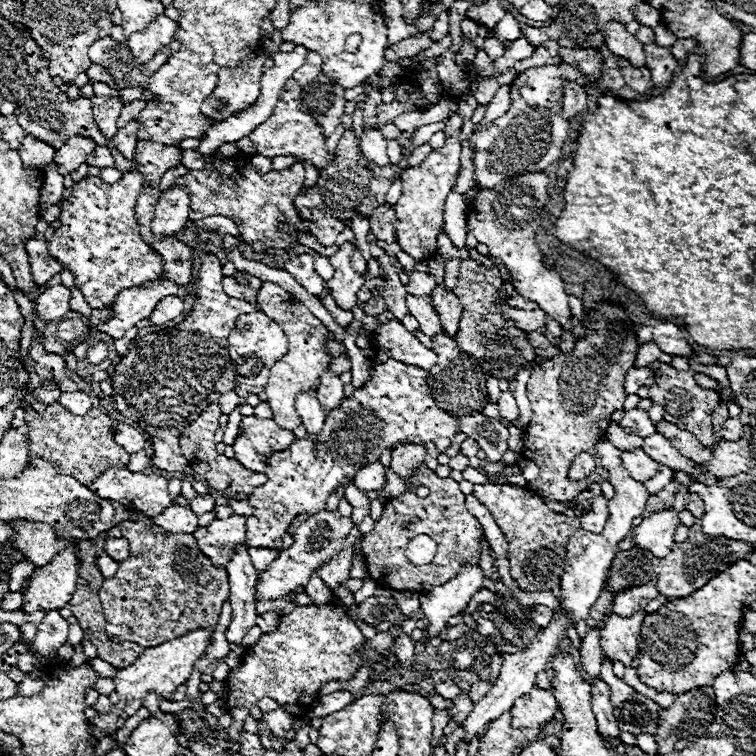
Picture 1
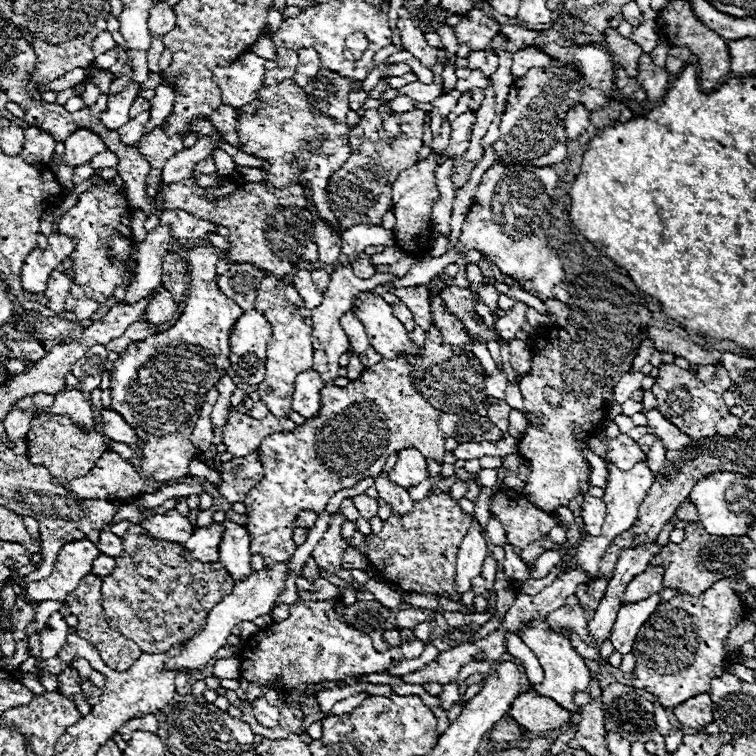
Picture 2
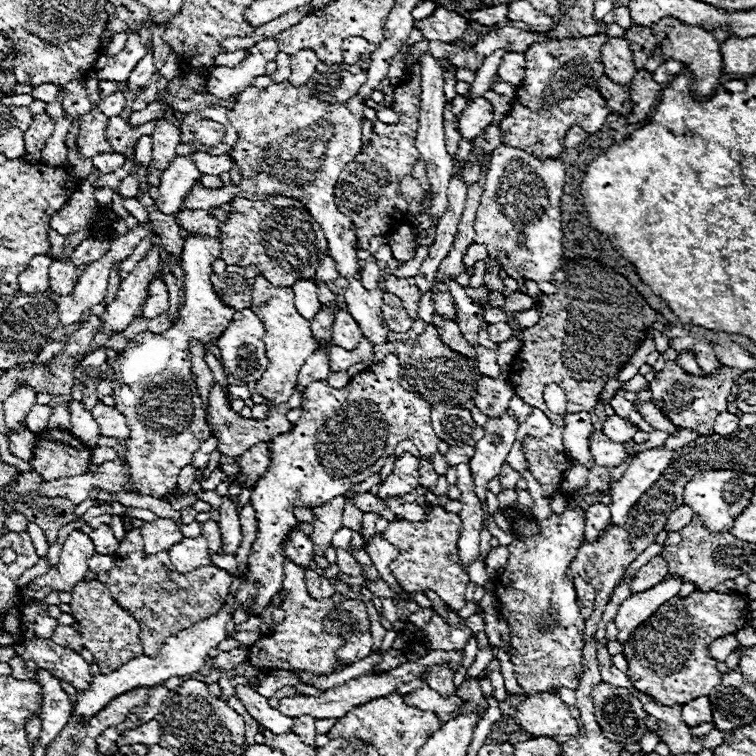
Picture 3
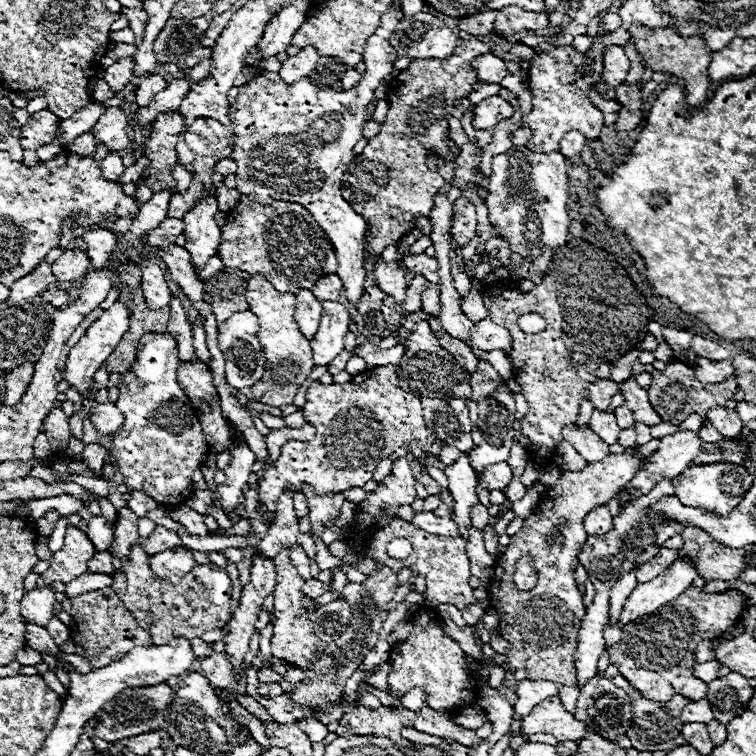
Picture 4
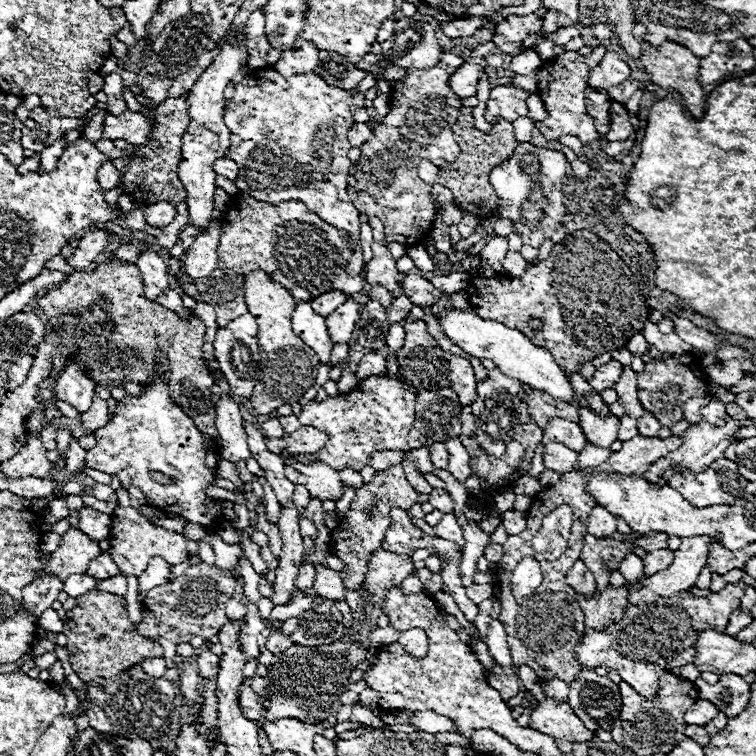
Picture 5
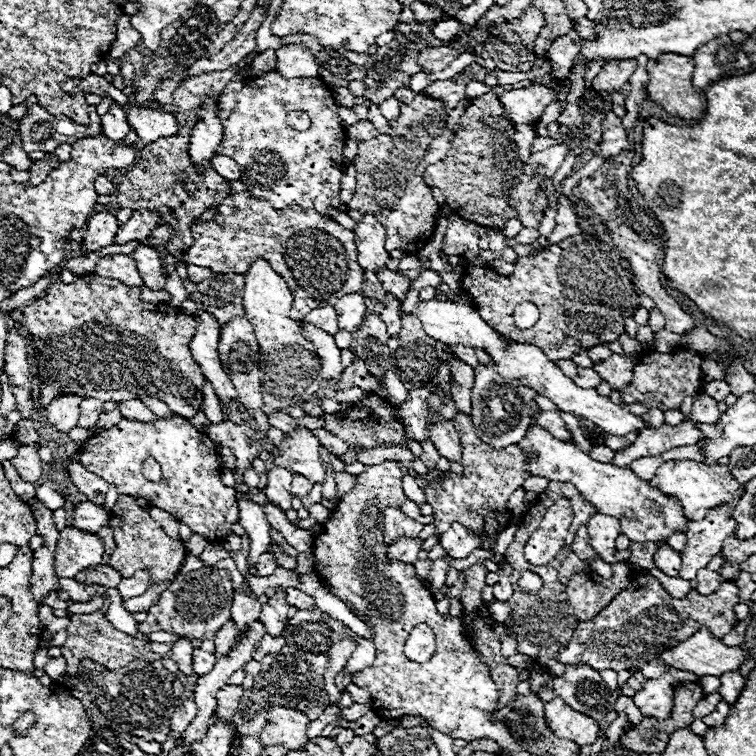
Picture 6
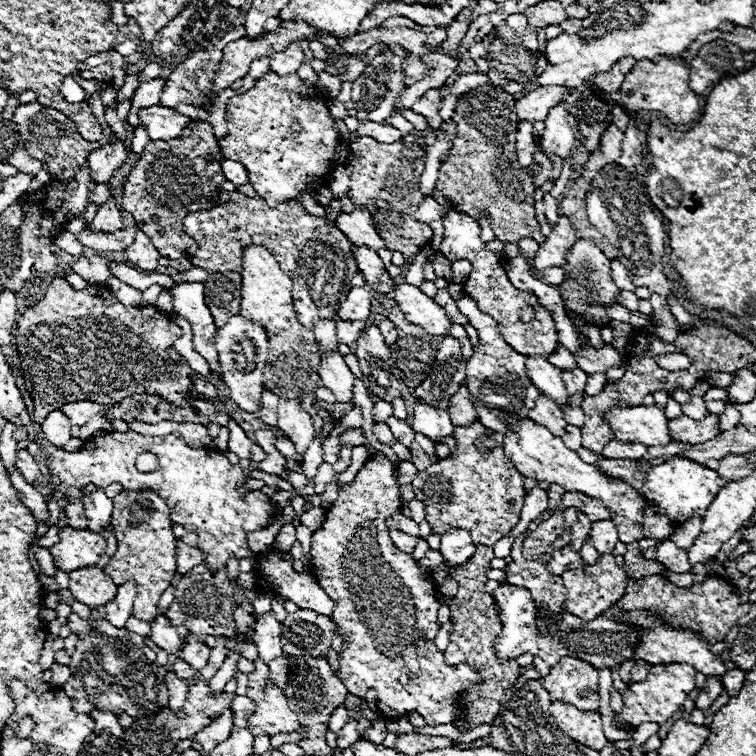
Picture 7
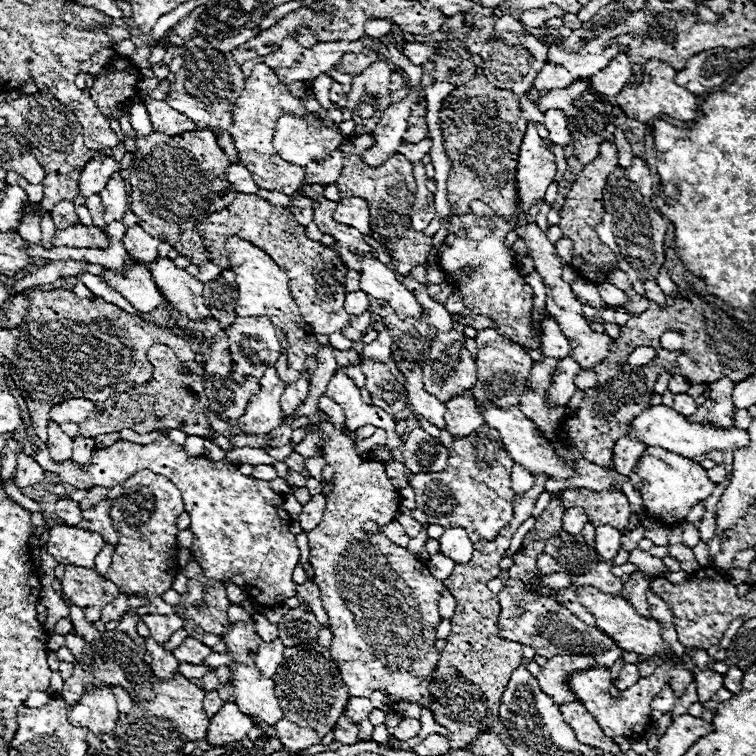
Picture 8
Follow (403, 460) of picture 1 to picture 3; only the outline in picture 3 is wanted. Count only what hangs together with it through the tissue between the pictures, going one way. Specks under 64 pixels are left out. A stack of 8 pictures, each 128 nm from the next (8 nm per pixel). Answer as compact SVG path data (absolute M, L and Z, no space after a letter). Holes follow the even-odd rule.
M404 452L402 456L396 458L392 474L380 484L380 490L376 496L380 500L388 496L404 496L418 486L420 486L418 484L418 458Z

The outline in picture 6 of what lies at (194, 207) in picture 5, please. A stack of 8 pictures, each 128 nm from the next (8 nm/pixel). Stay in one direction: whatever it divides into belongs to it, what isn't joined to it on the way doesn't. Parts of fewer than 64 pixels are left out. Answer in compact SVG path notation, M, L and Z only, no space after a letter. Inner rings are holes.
M206 100L202 110L204 116L190 134L190 158L194 164L202 164L204 160L214 158L216 148L222 142L222 124L216 114L216 100Z

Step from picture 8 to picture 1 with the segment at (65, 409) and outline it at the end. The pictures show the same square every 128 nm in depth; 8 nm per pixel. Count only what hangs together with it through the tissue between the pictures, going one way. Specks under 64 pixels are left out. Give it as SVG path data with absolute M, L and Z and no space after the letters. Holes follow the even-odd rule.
M116 424L112 432L114 432L114 440L118 440L118 444L122 444L122 448L126 448L128 454L146 450L148 440L144 440L144 436L142 436L134 426L128 426L128 424Z

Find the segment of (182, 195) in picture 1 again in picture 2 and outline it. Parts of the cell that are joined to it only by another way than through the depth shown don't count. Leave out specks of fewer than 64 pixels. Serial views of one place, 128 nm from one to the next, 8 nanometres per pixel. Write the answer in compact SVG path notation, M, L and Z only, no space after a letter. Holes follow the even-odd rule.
M158 226L148 232L146 240L138 244L138 266L132 284L126 288L124 302L134 304L142 298L148 298L154 288L160 286L162 276L162 260L168 252L168 244L172 238L170 226Z

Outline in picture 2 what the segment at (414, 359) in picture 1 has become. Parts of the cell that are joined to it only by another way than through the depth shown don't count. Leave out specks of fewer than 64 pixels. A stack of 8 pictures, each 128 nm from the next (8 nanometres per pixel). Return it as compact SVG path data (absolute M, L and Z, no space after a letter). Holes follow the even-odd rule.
M358 292L352 300L352 308L356 310L364 332L370 340L370 346L382 356L400 356L402 352L414 354L420 348L410 342L406 330L398 318L394 318L390 304L384 302L382 296L368 292Z

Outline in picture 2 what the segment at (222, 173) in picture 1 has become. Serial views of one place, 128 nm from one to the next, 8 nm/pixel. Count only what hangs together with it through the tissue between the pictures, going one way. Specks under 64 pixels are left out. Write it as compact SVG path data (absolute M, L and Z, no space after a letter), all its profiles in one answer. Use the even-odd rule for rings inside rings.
M190 177L182 180L182 182L164 186L156 194L156 198L161 198L164 201L164 210L186 210L196 218L212 220L212 222L226 226L230 230L230 236L226 236L226 240L230 242L230 248L224 252L224 256L230 262L254 264L262 270L272 272L276 278L282 278L282 280L294 276L294 272L298 272L302 268L312 268L318 262L318 252L316 252L318 248L316 248L316 242L314 242L314 218L308 212L308 202L304 198L304 190L298 184L290 186L290 188L282 188L282 190L272 190L272 192L268 192L264 188L264 184L240 184L236 192L214 202L214 200L204 198L204 190L197 186L196 177Z

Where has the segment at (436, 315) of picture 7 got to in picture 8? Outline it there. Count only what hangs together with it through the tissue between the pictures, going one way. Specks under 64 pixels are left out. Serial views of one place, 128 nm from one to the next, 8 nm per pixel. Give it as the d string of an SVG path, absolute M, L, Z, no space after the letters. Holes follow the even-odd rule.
M354 252L360 262L360 290L366 292L368 296L374 296L376 300L388 302L398 316L422 316L422 306L416 302L414 294L408 292L396 278L396 272L392 272L386 264L382 264L378 258L366 256L364 252Z

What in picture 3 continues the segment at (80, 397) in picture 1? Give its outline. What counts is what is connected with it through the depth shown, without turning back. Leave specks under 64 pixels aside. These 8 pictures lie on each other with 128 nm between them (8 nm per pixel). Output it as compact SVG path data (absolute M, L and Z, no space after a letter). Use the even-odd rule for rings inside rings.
M68 402L68 406L72 414L72 430L70 430L72 436L86 446L96 446L96 438L100 432L90 412L86 412L80 402ZM34 404L32 410L30 410L30 414L26 416L30 432L40 434L42 428L46 428L48 418L50 418L50 406L46 406L46 404Z

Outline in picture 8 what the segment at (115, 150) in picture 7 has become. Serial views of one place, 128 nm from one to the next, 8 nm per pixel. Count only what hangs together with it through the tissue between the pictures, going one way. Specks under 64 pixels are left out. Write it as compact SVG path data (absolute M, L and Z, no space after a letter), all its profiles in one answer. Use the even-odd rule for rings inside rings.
M100 156L96 160L92 160L90 164L86 164L82 176L80 176L80 194L84 198L92 196L92 194L98 194L106 180L120 170L120 164L114 162L114 158L108 158L108 156Z

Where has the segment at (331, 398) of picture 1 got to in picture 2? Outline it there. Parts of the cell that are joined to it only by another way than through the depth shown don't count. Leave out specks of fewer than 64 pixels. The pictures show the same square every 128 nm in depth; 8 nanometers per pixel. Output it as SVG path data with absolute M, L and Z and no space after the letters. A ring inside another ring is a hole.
M342 264L340 268L336 268L332 272L332 280L330 280L330 286L326 288L324 292L324 300L318 308L312 310L312 346L314 346L314 366L312 368L318 368L318 372L322 372L322 380L326 380L326 384L334 384L334 378L338 376L338 370L340 370L340 364L338 364L338 358L340 354L348 352L348 338L340 326L340 316L344 312L348 312L352 308L352 298L362 292L362 290L372 290L380 284L386 284L390 280L394 280L396 277L390 274L376 273L372 278L368 280L358 280L352 272L352 266L350 264Z

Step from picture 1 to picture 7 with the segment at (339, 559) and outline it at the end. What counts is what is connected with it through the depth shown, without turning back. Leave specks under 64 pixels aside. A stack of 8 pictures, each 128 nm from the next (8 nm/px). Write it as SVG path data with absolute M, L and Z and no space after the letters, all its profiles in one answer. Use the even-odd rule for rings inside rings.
M282 398L278 408L278 428L290 436L298 454L304 454L308 444L314 440L314 428L310 414L302 408L300 398Z

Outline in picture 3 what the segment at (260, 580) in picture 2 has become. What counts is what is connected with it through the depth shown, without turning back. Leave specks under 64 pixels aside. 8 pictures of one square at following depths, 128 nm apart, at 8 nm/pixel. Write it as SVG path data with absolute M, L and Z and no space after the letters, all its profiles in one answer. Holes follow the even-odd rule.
M242 578L242 586L236 594L236 604L232 608L222 608L216 616L204 620L204 622L198 622L182 632L178 632L176 636L170 636L156 652L156 656L146 656L146 654L138 654L136 658L128 660L126 664L122 664L118 670L110 672L110 674L96 674L92 676L92 682L90 682L90 688L82 690L76 694L76 704L72 706L72 716L74 718L80 718L80 720L88 720L92 718L96 712L100 712L108 702L112 702L116 696L128 692L128 690L134 690L134 688L152 688L152 686L158 686L162 682L166 682L168 678L172 676L192 676L196 672L200 672L200 668L206 664L208 660L208 652L210 648L216 648L224 638L226 638L226 620L232 618L232 612L242 606L244 610L248 608L248 600L250 596L256 594L256 588L254 584L250 584L246 578Z

